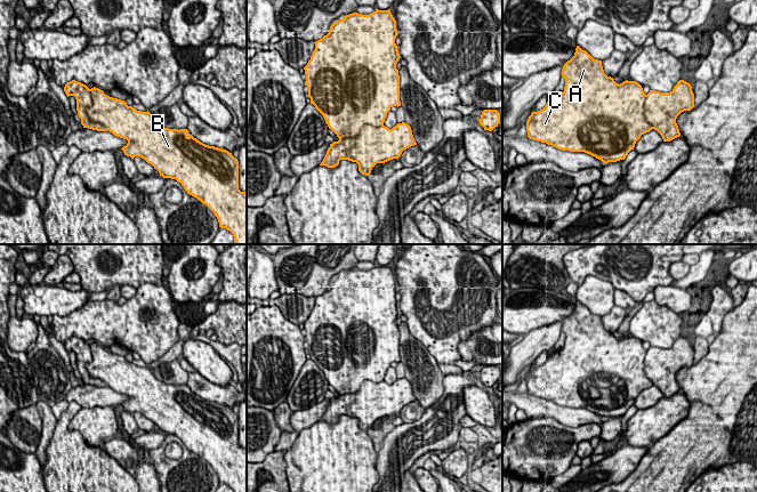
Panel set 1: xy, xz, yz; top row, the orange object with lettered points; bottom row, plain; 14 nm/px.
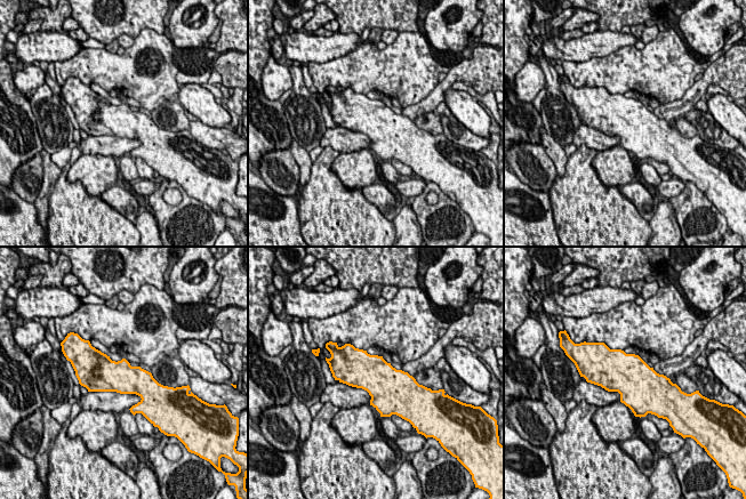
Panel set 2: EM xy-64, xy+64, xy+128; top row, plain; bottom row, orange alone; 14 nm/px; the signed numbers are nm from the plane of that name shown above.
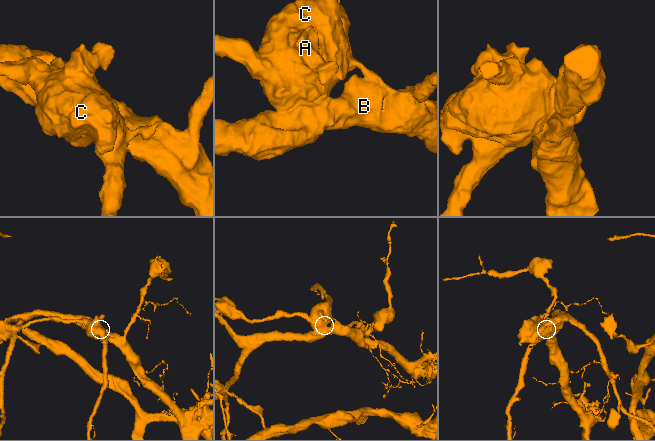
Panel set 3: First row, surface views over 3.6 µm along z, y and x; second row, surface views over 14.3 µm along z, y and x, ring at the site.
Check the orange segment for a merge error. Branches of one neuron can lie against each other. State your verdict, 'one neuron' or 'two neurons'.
two neurons

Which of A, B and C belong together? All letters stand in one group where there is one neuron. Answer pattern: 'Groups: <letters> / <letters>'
Groups: A C / B

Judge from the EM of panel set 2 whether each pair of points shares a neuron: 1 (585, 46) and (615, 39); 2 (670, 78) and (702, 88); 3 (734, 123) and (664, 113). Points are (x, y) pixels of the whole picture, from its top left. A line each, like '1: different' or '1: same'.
1: same
2: different
3: different

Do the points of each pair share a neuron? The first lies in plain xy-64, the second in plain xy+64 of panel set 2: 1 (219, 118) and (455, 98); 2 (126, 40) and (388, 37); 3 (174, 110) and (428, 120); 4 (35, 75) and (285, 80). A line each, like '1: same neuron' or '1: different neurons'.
1: same neuron
2: same neuron
3: same neuron
4: same neuron

